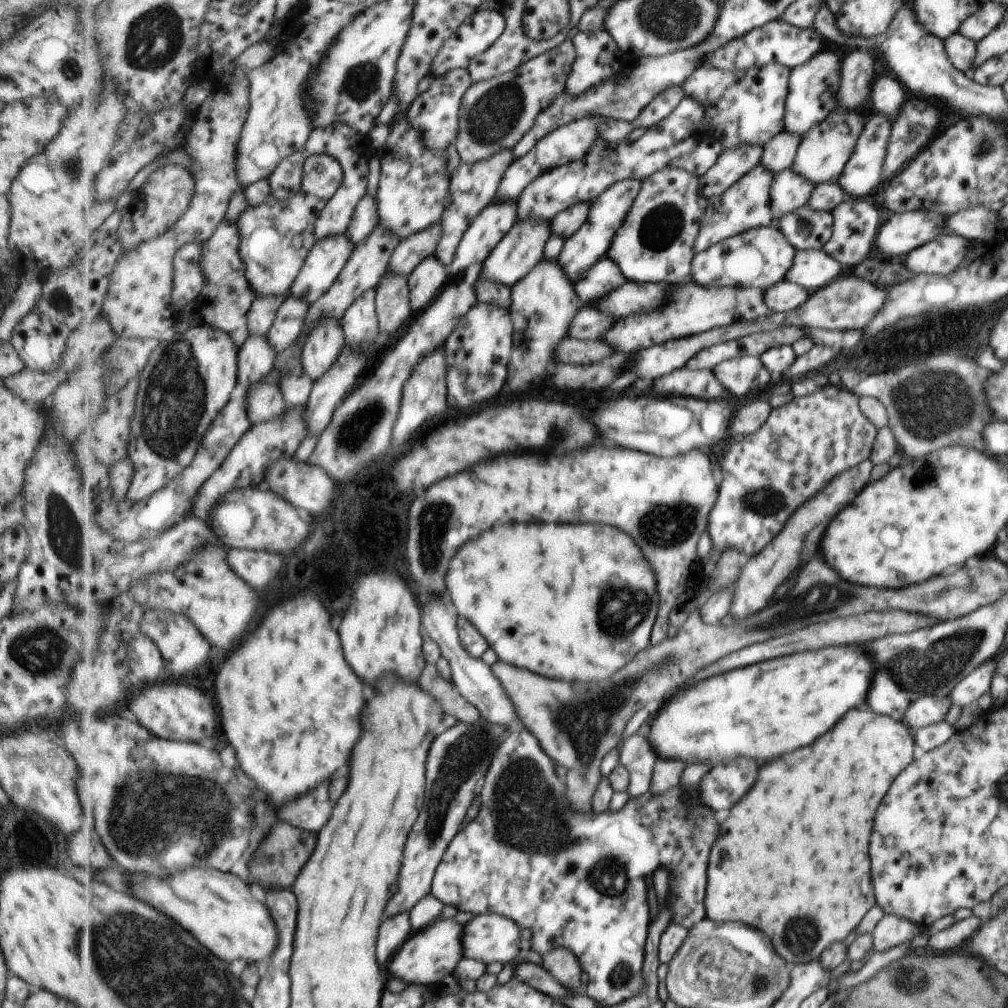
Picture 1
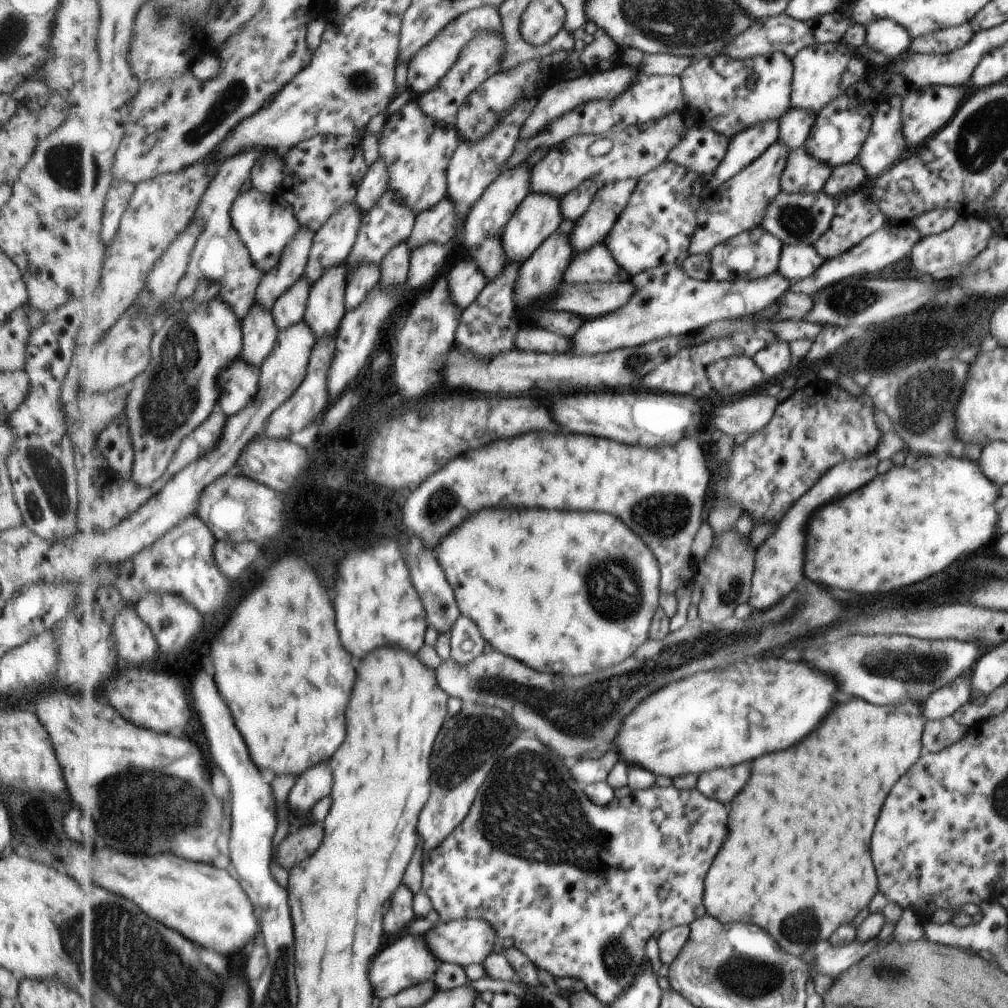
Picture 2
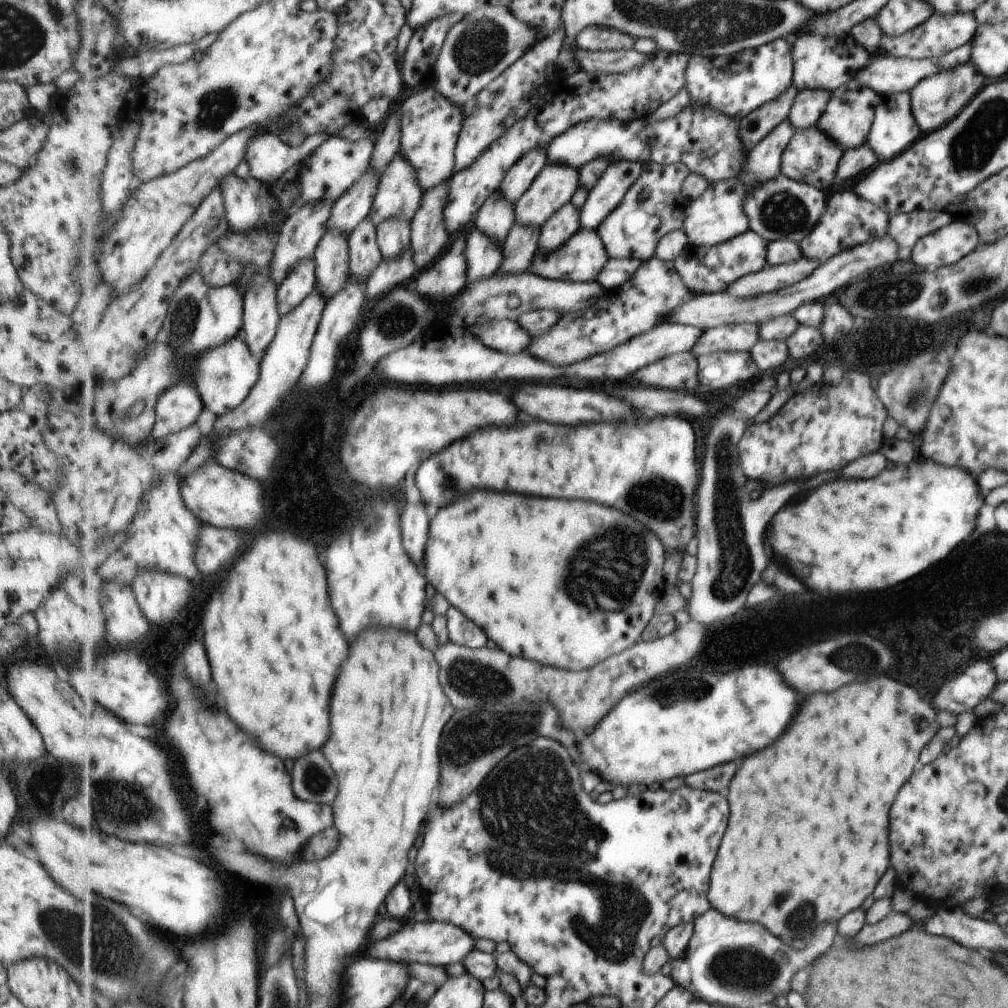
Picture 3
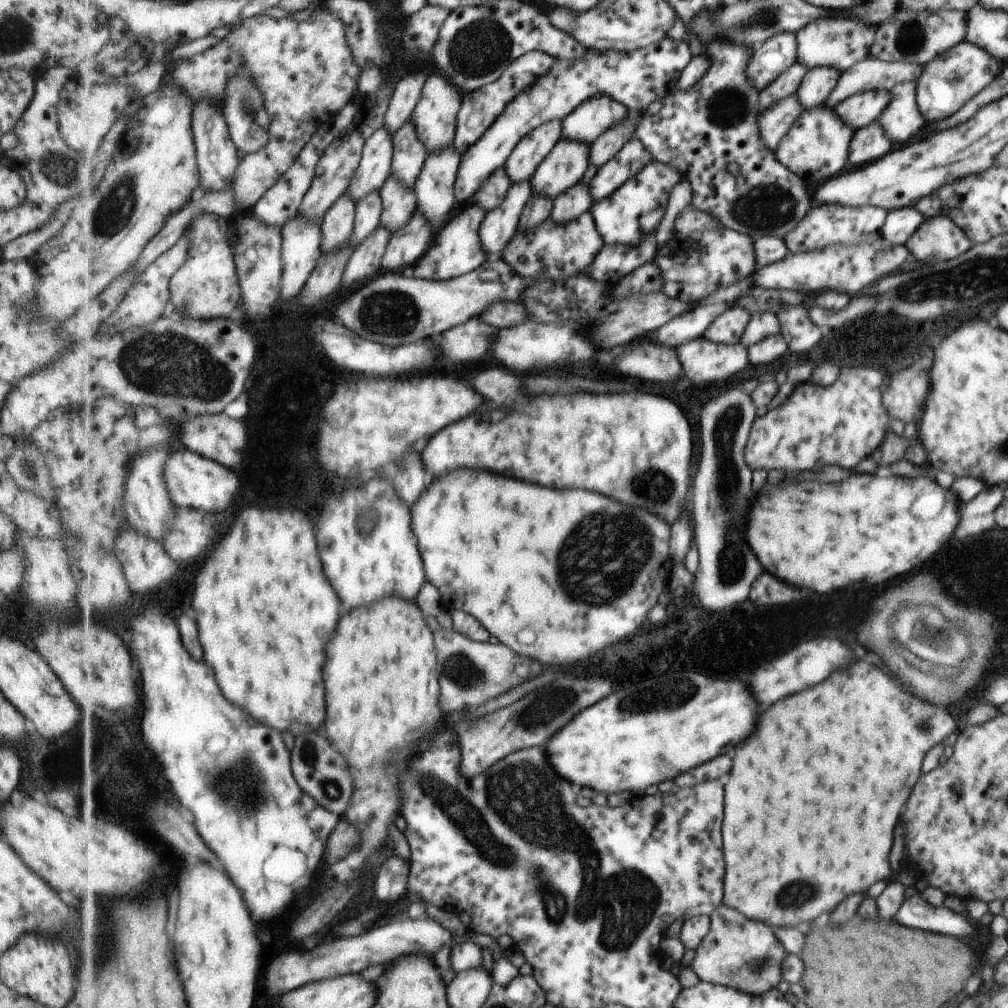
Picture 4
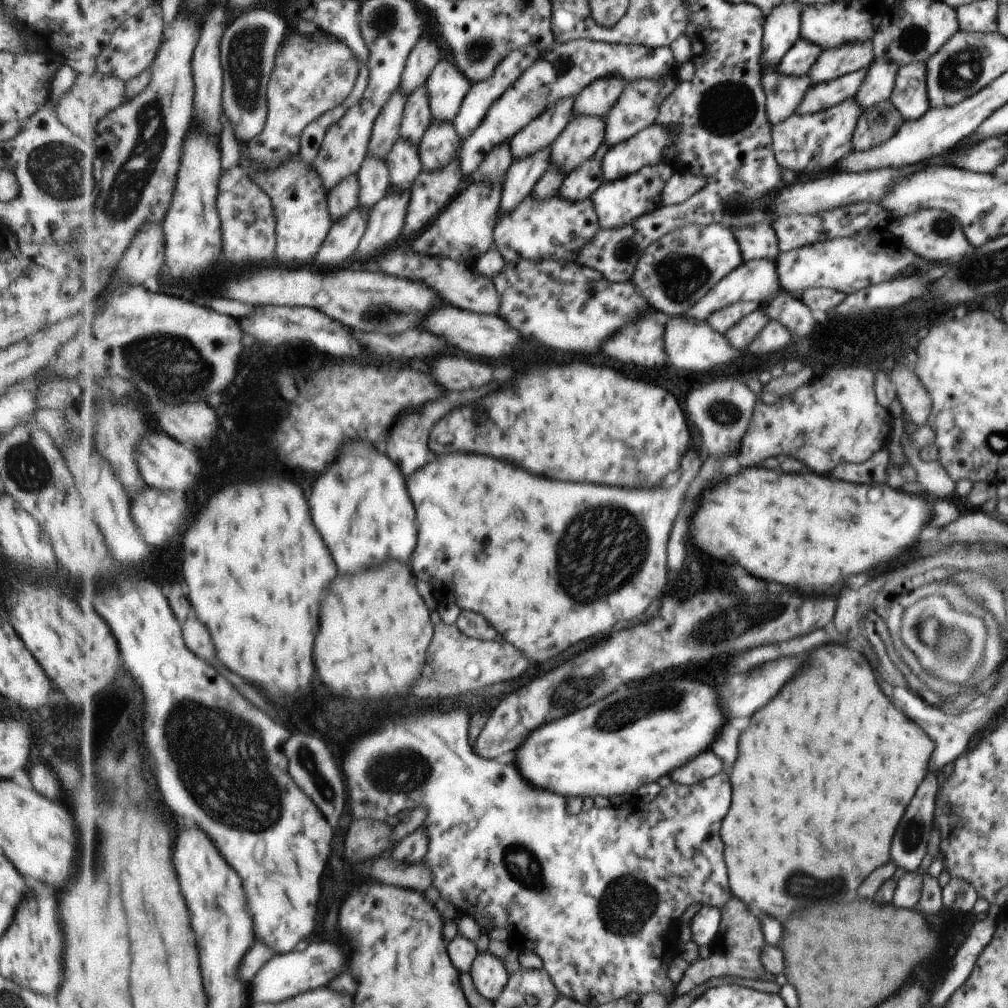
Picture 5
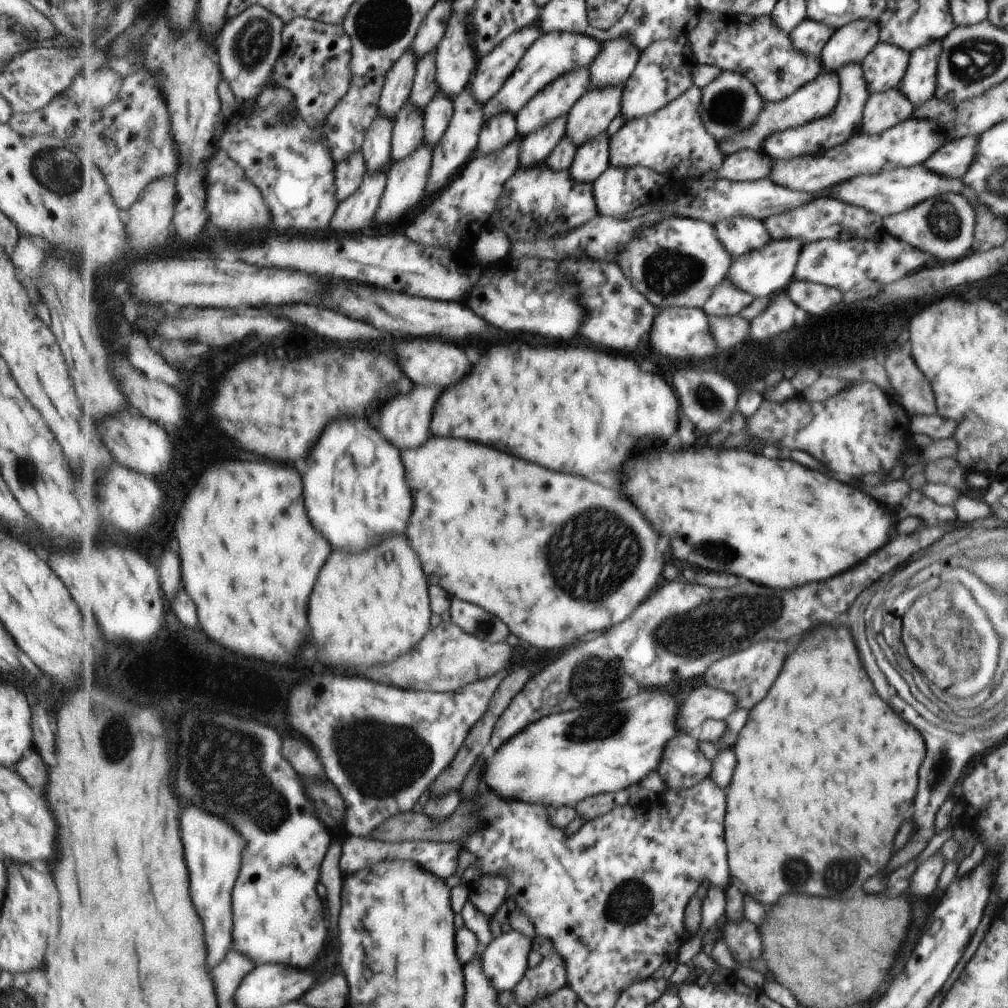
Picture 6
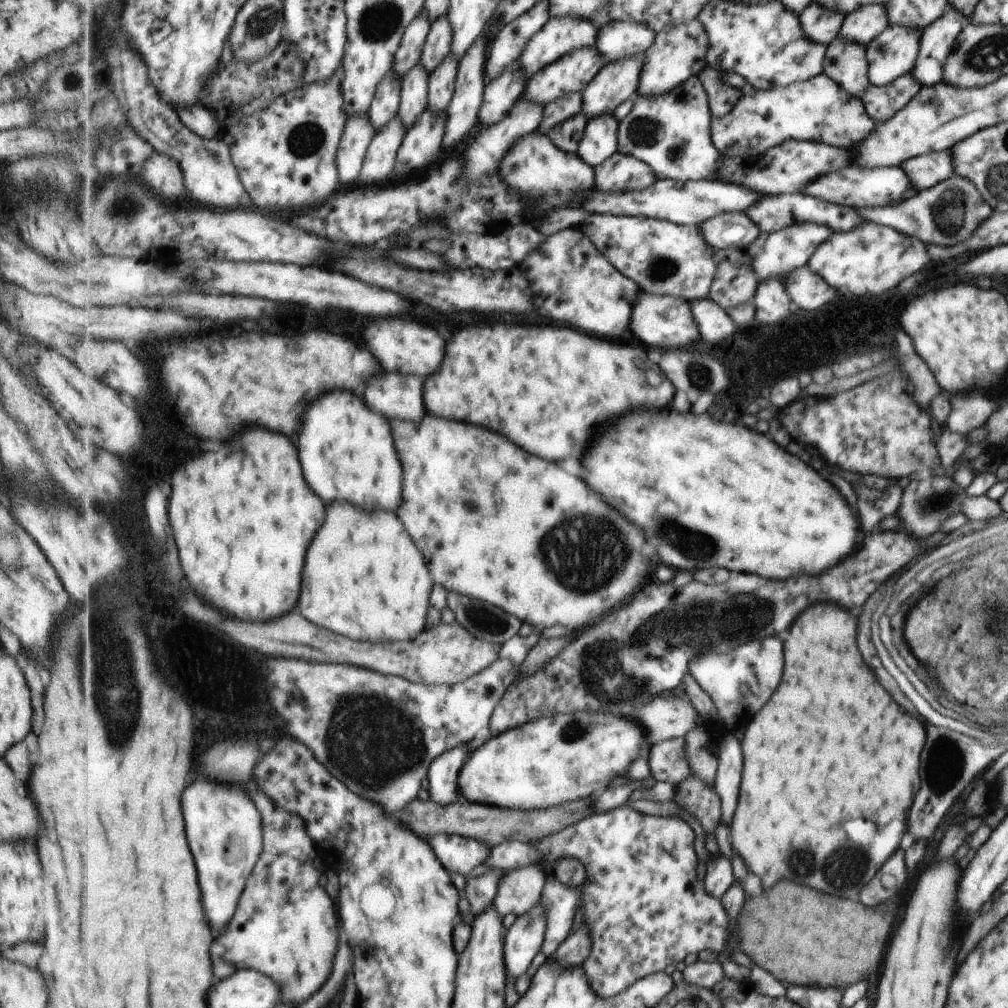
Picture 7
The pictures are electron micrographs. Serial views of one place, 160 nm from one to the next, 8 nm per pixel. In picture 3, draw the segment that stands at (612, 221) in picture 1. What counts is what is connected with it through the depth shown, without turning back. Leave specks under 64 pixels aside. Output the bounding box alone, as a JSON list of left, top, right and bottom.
[581,162,644,230]

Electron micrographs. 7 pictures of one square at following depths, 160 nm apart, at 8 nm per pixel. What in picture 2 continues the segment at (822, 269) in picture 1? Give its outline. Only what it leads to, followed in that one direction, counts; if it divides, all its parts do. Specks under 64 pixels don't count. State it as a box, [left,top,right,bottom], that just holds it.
[775,245,822,282]

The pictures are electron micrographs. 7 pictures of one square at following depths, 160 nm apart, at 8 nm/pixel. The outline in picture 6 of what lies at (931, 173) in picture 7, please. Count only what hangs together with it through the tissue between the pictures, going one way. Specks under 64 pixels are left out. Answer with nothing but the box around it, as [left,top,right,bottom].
[922,135,977,179]

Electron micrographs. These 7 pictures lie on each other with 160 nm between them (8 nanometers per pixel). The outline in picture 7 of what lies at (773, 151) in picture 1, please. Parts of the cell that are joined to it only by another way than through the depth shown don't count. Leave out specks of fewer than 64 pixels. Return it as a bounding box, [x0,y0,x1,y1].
[837,3,888,44]

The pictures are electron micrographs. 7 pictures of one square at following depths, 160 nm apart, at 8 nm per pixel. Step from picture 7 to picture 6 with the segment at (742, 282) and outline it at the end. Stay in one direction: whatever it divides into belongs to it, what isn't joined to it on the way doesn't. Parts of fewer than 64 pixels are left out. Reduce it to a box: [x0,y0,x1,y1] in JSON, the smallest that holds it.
[703,277,753,316]

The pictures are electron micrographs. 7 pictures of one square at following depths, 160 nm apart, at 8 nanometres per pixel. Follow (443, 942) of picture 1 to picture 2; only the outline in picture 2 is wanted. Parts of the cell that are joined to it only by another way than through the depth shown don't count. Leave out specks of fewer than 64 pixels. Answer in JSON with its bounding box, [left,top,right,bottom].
[371,936,441,1000]

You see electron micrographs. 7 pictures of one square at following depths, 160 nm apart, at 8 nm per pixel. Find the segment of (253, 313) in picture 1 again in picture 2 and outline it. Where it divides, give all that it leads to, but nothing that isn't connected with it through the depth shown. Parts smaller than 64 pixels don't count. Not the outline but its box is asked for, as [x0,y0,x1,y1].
[257,225,316,310]

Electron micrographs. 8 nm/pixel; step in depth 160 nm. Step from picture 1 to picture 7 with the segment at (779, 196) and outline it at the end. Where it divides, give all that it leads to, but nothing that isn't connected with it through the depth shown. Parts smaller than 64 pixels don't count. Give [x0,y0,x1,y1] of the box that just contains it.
[822,36,870,100]

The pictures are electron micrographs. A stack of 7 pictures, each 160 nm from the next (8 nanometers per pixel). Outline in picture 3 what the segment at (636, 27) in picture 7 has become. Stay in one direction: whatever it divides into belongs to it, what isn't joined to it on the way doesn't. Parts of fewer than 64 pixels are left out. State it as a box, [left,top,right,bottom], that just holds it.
[547,118,651,170]

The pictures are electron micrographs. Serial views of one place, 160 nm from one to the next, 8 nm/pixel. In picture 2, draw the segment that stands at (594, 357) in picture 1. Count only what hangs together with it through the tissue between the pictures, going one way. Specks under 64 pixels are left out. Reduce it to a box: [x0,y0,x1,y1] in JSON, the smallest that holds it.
[517,326,569,354]

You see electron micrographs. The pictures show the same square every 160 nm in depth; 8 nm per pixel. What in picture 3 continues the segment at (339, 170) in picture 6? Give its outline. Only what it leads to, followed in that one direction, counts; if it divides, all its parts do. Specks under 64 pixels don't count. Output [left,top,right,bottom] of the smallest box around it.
[314,229,350,302]

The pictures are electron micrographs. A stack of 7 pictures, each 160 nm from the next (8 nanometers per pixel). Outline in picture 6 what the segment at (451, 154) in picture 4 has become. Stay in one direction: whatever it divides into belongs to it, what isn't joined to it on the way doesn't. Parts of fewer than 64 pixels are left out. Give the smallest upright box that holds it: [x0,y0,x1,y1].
[424,91,454,149]

